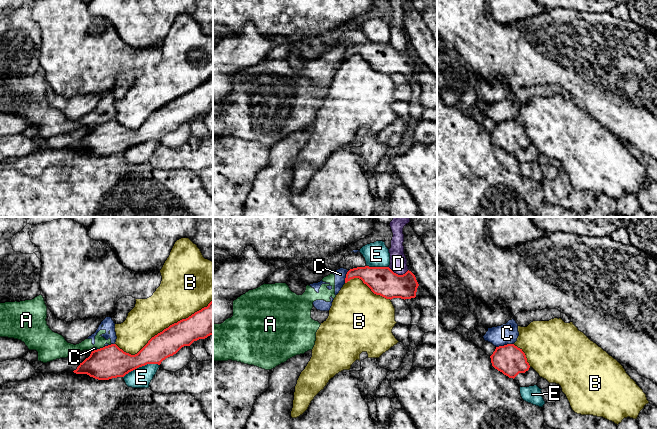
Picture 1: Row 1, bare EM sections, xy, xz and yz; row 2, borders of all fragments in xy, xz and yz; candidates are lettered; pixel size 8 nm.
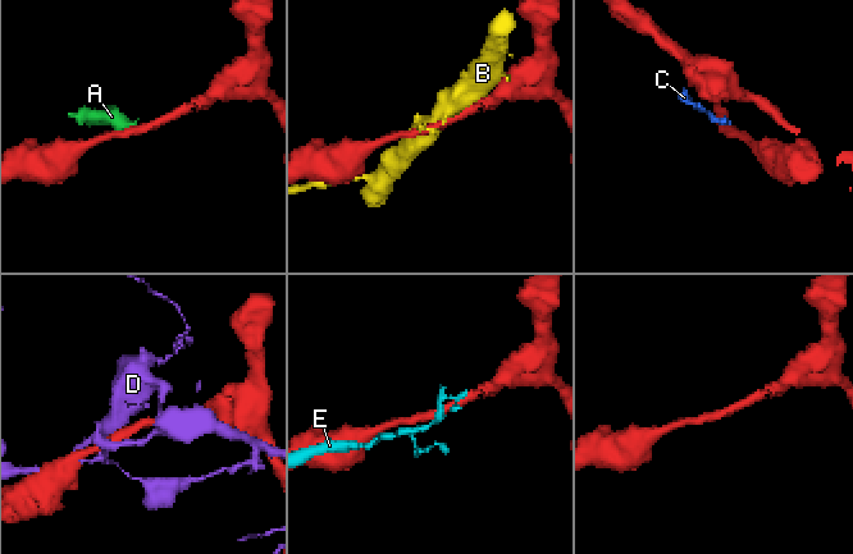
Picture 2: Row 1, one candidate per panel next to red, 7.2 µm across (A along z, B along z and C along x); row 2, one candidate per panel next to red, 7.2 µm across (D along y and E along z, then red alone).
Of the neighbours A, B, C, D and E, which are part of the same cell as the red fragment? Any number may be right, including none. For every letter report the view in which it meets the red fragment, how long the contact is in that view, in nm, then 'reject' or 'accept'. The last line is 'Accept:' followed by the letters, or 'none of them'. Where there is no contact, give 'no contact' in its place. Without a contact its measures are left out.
A: meets red in xy; contact 80 nm long; reject
B: meets red in xy; contact 850 nm long; reject
C: meets red in yz; contact 150 nm long; reject
D: meets red in xz; contact 170 nm long; reject
E: meets red in xy; contact 320 nm long; reject
Accept: none of them

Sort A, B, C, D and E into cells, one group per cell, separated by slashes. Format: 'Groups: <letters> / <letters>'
Groups: A C / B / D / E

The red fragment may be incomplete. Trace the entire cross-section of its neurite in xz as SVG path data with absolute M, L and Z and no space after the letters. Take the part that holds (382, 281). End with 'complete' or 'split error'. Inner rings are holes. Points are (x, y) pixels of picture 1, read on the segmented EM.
M365 266L350 269L346 274L345 283L354 278L361 279L374 294L390 300L415 298L419 286L411 271L398 275L389 267Z; complete

